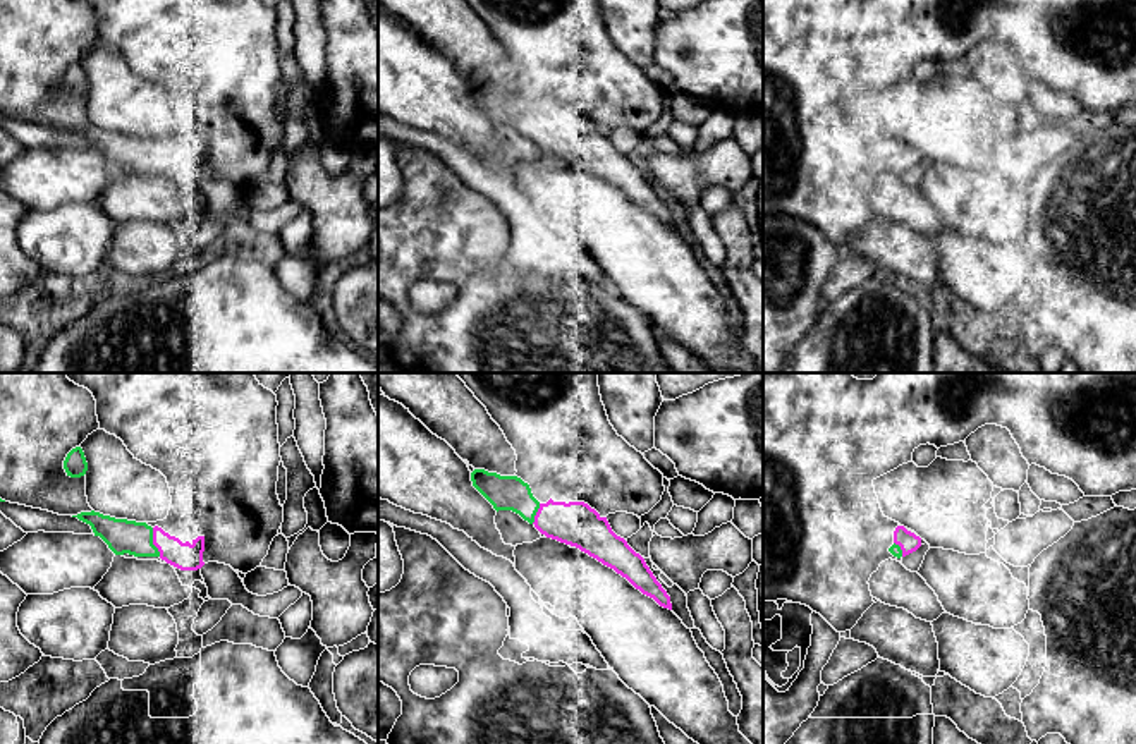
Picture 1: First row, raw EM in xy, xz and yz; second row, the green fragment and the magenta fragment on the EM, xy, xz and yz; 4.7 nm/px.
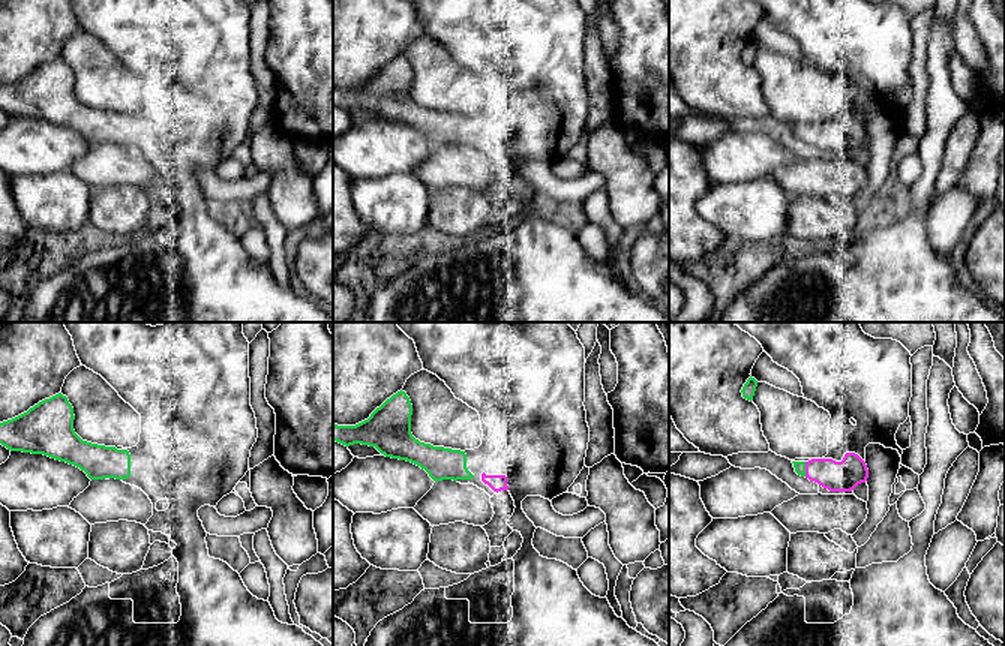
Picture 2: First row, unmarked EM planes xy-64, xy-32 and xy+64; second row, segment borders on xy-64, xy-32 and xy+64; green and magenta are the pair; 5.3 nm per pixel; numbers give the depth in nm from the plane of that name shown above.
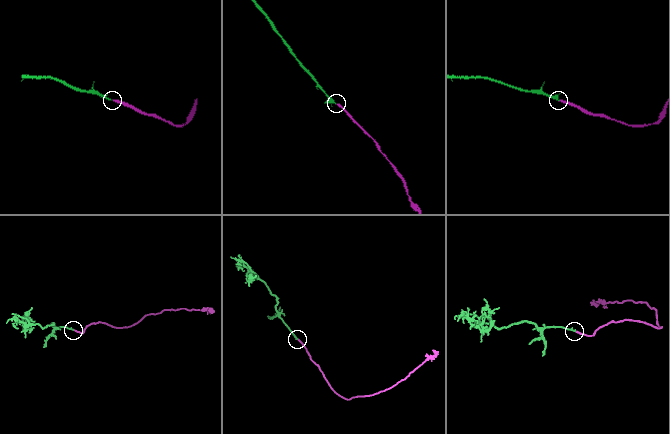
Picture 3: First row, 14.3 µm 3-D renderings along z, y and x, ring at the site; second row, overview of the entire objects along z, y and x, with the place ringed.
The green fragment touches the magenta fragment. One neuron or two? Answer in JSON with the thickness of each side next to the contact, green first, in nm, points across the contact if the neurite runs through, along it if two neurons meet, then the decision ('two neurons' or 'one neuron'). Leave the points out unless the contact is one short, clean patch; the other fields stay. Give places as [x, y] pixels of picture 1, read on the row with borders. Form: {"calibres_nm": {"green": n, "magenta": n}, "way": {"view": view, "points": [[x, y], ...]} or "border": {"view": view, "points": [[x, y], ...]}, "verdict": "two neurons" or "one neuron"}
{"calibres_nm": {"green": 160, "magenta": 130}, "way": {"view": "xy", "points": [[122, 536], [152, 542], [183, 555]]}, "verdict": "one neuron"}

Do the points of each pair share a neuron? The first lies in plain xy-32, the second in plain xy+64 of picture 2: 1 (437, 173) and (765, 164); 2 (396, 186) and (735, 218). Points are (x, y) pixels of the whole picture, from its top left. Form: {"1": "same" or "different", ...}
{"1": "different", "2": "same"}

